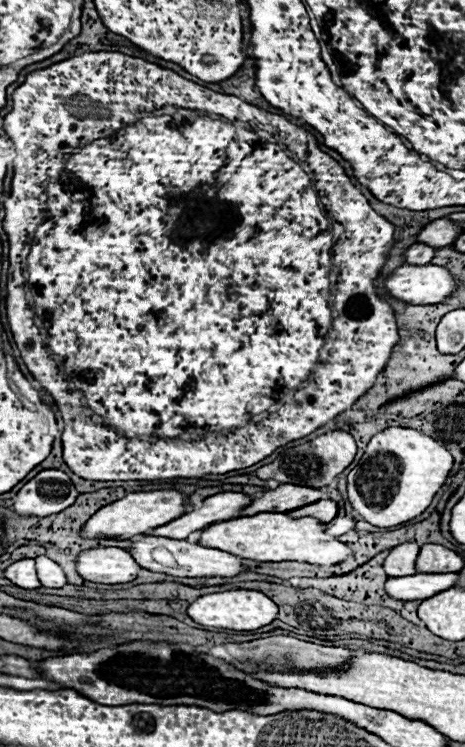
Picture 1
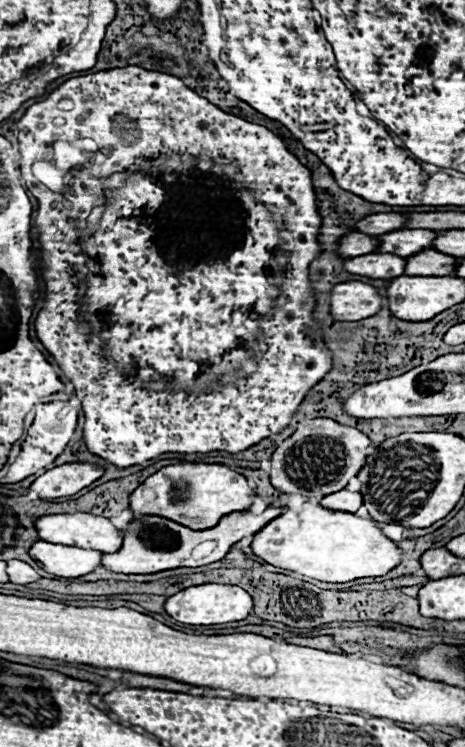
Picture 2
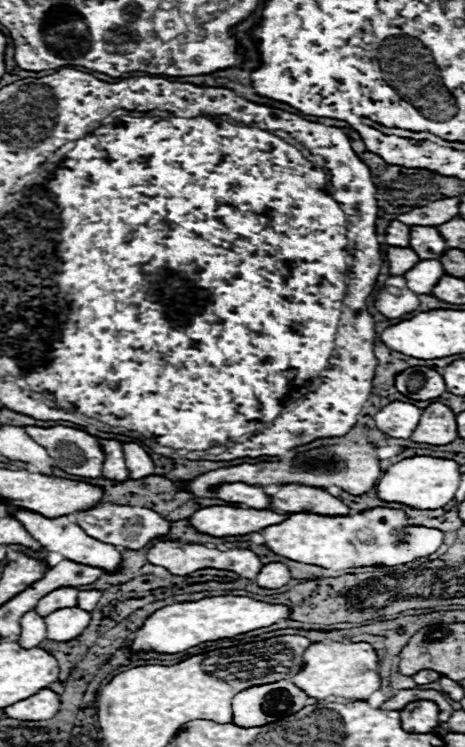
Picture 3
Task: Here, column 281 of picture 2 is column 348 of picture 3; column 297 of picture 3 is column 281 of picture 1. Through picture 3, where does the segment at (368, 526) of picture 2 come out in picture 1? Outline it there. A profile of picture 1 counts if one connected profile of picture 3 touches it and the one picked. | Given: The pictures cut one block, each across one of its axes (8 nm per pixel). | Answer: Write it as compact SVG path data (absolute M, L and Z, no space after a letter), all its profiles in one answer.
M260 512L254 516L242 516L228 522L216 522L202 530L198 544L204 548L216 548L240 558L256 562L308 562L316 566L332 566L342 562L350 548L344 542L324 534L326 526L314 518L290 518L282 512Z

